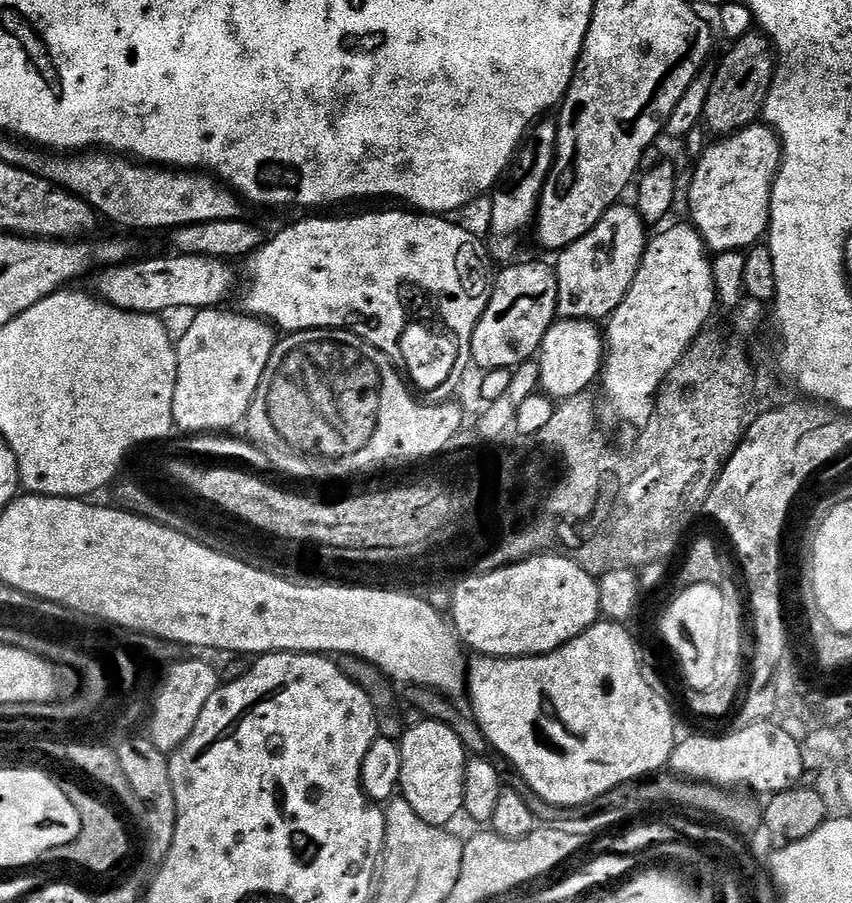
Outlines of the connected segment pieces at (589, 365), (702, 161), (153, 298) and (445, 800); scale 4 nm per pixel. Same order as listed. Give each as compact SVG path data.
M557 319L546 330L546 334L540 343L538 353L538 363L540 365L540 386L539 391L543 395L556 402L573 400L575 396L584 396L587 388L592 383L597 383L604 366L604 357L606 355L606 340L595 323L590 320L562 320Z
M757 122L715 142L717 144L709 143L704 153L695 161L693 186L690 187L690 223L703 238L709 253L738 252L755 248L765 239L770 222L772 183L776 180L782 159L780 138L773 128Z
M167 254L153 260L133 259L127 264L103 269L99 273L99 299L127 312L151 312L164 314L167 308L215 308L223 305L224 299L236 284L236 272L231 263L215 260L209 256L181 256Z
M423 720L420 725L407 729L403 733L404 737L399 737L400 753L402 754L402 778L400 779L399 795L418 814L418 818L423 818L425 822L430 822L430 826L439 828L451 825L451 820L458 817L464 811L464 787L466 786L466 766L470 759L469 749L465 748L458 734L450 730L437 720Z

